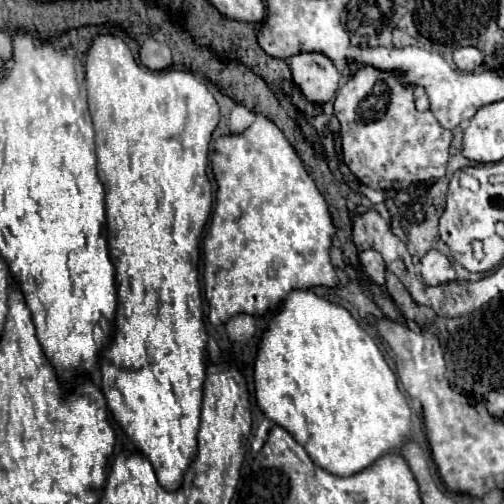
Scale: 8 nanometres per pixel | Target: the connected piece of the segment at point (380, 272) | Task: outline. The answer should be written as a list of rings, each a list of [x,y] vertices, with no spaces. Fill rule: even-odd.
[[[363,250],[363,252],[359,254],[359,260],[361,260],[365,272],[369,274],[369,278],[371,278],[375,284],[383,286],[383,284],[385,284],[385,262],[383,262],[381,254],[375,252],[375,250]]]

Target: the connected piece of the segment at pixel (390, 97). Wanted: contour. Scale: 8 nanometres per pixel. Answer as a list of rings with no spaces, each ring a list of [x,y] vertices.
[[[371,66],[359,68],[349,82],[339,88],[335,98],[335,116],[341,124],[341,142],[343,142],[343,162],[349,170],[369,188],[375,190],[401,190],[409,188],[413,182],[431,184],[445,174],[449,160],[451,132],[441,128],[431,112],[417,112],[413,102],[413,86],[403,86],[399,78],[391,72],[381,72]]]

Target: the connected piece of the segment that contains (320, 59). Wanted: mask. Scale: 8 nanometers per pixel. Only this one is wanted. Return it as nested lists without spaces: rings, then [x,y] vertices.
[[[307,52],[291,56],[287,64],[291,68],[295,86],[299,86],[299,90],[307,100],[325,104],[335,96],[339,84],[339,72],[327,56]]]

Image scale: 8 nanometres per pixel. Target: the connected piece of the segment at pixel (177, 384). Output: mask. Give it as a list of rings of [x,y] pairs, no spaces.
[[[97,36],[89,56],[87,56],[87,94],[89,94],[89,112],[95,126],[95,148],[97,157],[97,174],[105,188],[105,214],[107,214],[107,244],[109,244],[109,256],[115,266],[115,282],[117,282],[117,316],[115,316],[115,336],[111,340],[111,346],[105,348],[99,356],[101,362],[101,390],[107,400],[107,408],[111,410],[117,424],[123,428],[123,432],[131,438],[137,452],[143,454],[155,474],[159,484],[173,492],[181,486],[183,474],[191,466],[191,462],[197,456],[197,432],[199,432],[199,416],[201,416],[201,400],[203,400],[203,382],[207,376],[207,330],[203,326],[203,314],[201,314],[201,288],[199,288],[199,242],[203,228],[207,224],[207,218],[211,214],[211,184],[207,178],[207,150],[211,142],[211,134],[219,122],[219,106],[207,86],[199,82],[191,72],[183,70],[163,70],[153,72],[143,66],[137,66],[133,60],[133,54],[129,46],[117,38],[117,36]]]

